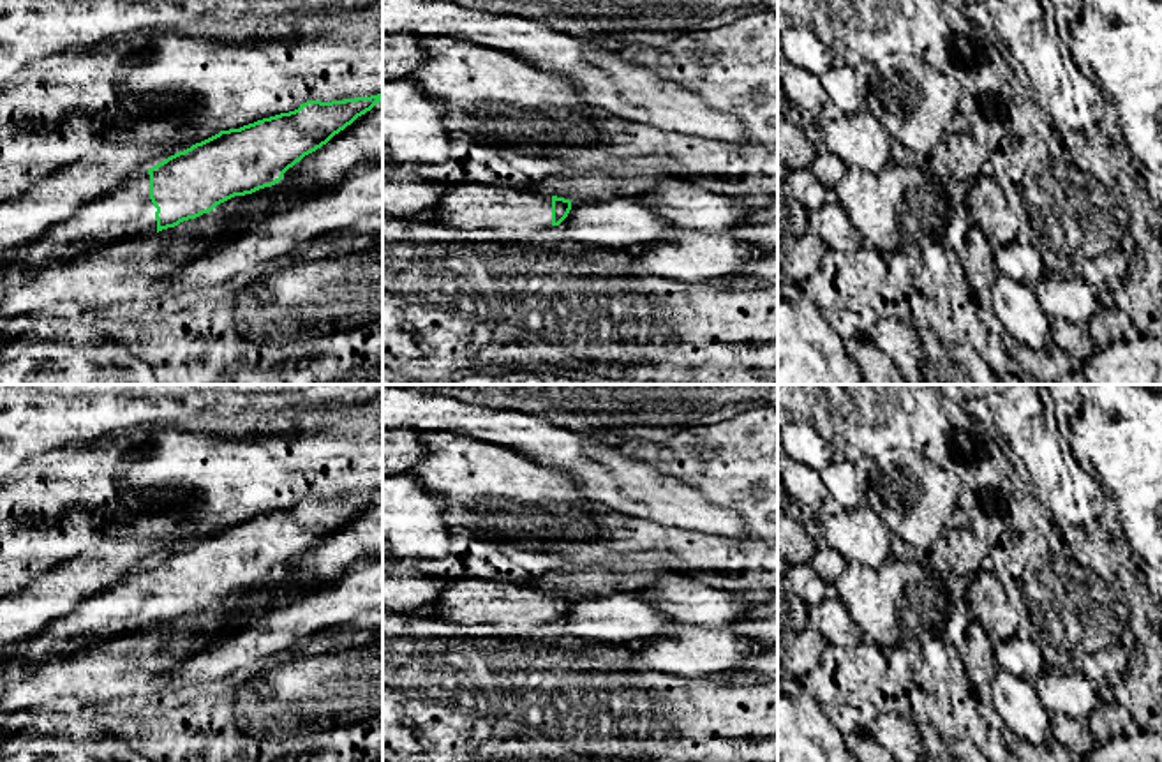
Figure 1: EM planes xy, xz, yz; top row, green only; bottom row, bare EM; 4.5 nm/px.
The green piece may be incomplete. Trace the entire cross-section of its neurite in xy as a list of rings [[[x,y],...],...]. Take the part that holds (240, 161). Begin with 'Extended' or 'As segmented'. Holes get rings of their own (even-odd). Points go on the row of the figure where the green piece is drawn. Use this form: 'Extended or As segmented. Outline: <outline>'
Extended. Outline: [[[383,93],[344,101],[307,101],[298,109],[257,120],[178,152],[127,180],[118,189],[81,205],[69,219],[53,224],[32,245],[11,259],[0,259],[7,277],[21,279],[30,270],[69,263],[79,254],[129,236],[150,236],[183,220],[212,212],[217,205],[272,187],[305,155],[326,145],[335,134],[383,101]]]

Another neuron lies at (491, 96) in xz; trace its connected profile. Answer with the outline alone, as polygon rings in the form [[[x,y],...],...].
[[[423,35],[418,44],[425,60],[407,78],[444,104],[443,122],[453,134],[508,153],[524,150],[559,159],[571,146],[589,145],[607,125],[584,109],[580,90],[561,74],[538,69],[511,53],[453,37]]]

